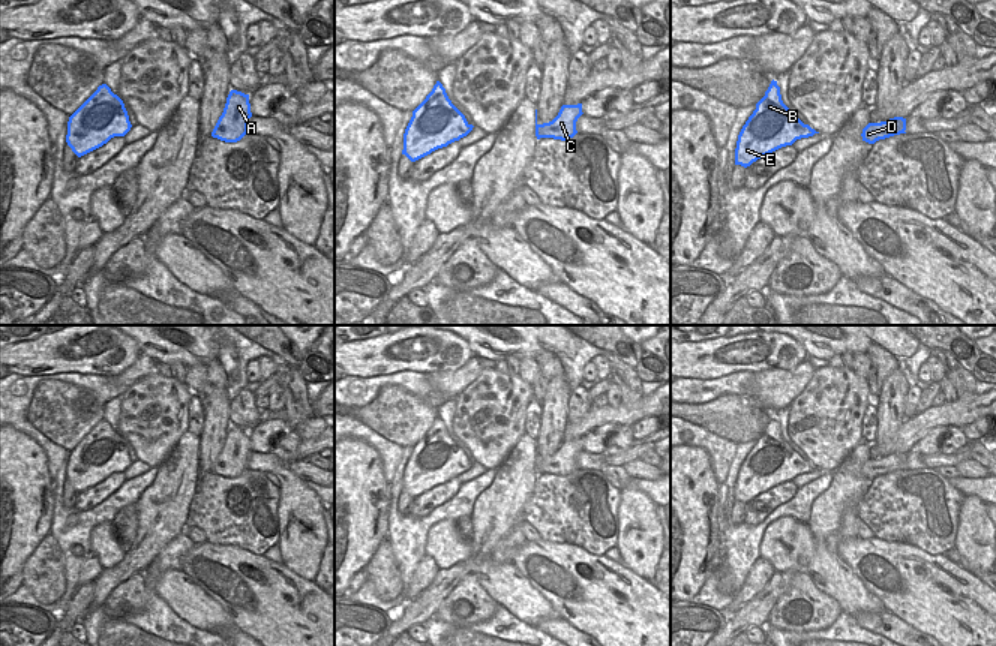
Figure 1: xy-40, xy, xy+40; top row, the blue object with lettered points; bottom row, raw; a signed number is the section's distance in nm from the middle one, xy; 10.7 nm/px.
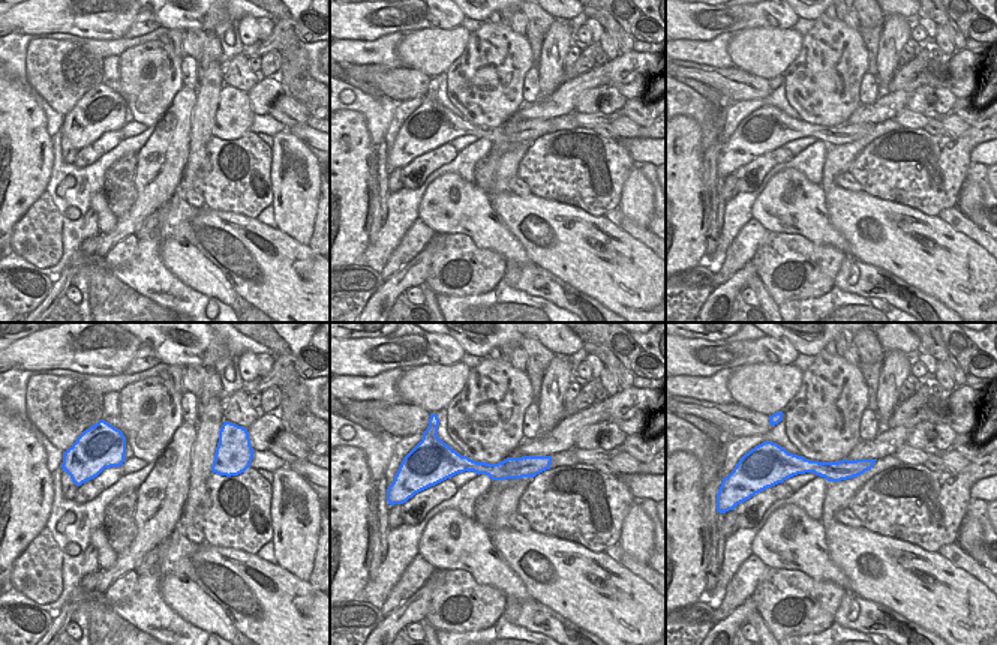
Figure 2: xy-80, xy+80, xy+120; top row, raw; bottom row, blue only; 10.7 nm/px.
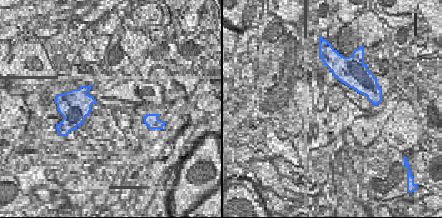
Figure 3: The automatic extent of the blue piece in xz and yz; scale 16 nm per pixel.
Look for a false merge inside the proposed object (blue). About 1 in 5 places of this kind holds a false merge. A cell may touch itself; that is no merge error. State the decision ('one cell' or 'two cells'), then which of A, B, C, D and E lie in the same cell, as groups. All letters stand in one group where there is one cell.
one cell | A B C D E

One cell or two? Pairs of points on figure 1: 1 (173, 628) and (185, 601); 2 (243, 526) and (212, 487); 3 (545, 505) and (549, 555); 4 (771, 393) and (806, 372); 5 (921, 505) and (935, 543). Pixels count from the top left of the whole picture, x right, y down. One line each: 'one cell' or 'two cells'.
1: two cells
2: one cell
3: two cells
4: one cell
5: one cell

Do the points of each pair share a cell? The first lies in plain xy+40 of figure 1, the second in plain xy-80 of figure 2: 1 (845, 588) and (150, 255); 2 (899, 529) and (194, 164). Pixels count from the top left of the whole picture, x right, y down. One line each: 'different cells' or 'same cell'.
1: different cells
2: different cells

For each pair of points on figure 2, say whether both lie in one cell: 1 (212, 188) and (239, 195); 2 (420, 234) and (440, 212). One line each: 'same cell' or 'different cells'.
1: same cell
2: different cells

